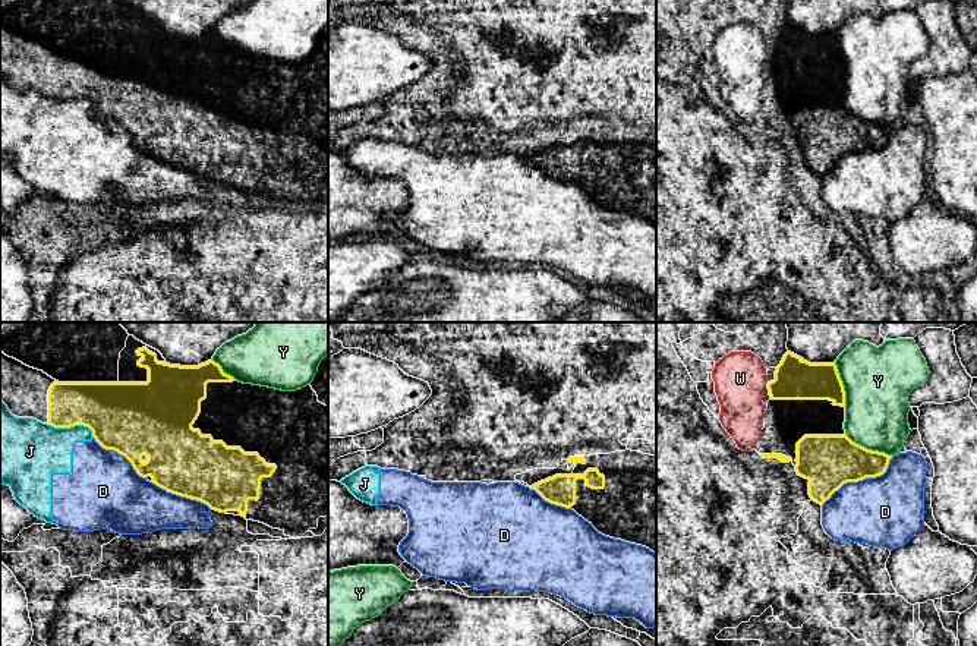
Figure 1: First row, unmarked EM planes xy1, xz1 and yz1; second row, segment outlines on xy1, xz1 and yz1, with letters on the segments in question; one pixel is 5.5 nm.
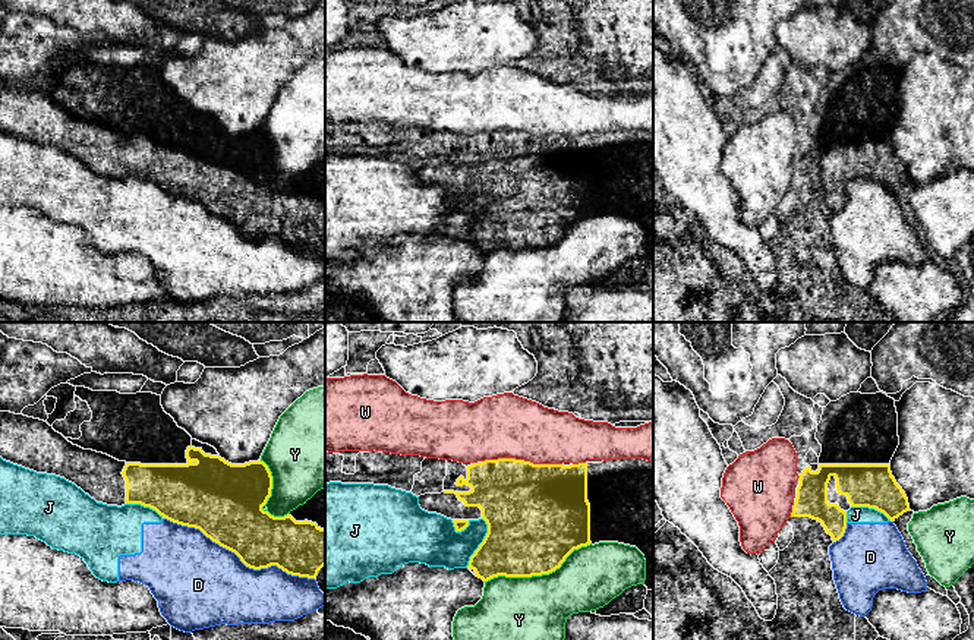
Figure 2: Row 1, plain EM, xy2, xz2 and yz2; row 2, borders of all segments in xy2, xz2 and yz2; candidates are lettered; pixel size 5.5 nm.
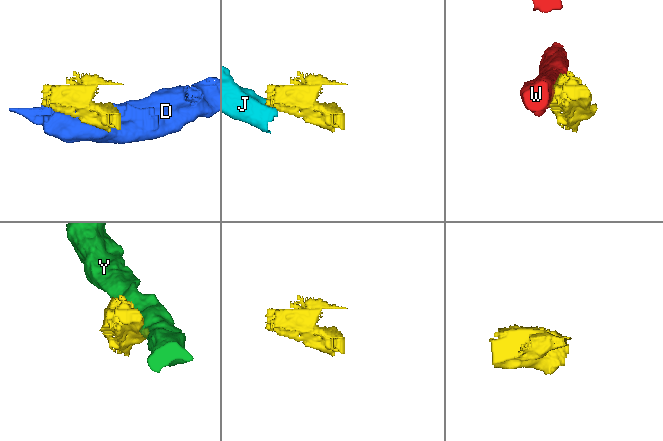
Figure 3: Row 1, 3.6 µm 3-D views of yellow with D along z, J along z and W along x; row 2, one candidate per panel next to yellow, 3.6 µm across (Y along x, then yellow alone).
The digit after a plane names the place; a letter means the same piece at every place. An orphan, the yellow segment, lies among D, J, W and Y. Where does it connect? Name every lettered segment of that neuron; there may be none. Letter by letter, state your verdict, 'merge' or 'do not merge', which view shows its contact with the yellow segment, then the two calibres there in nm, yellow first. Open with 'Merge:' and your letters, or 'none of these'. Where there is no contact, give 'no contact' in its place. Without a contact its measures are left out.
Merge: none of these
D: do not merge | xy2 | 360/460 nm
J: do not merge | xz2 | 440/260 nm
W: do not merge | xz2 | 480/360 nm
Y: do not merge | xz2 | 480/360 nm

